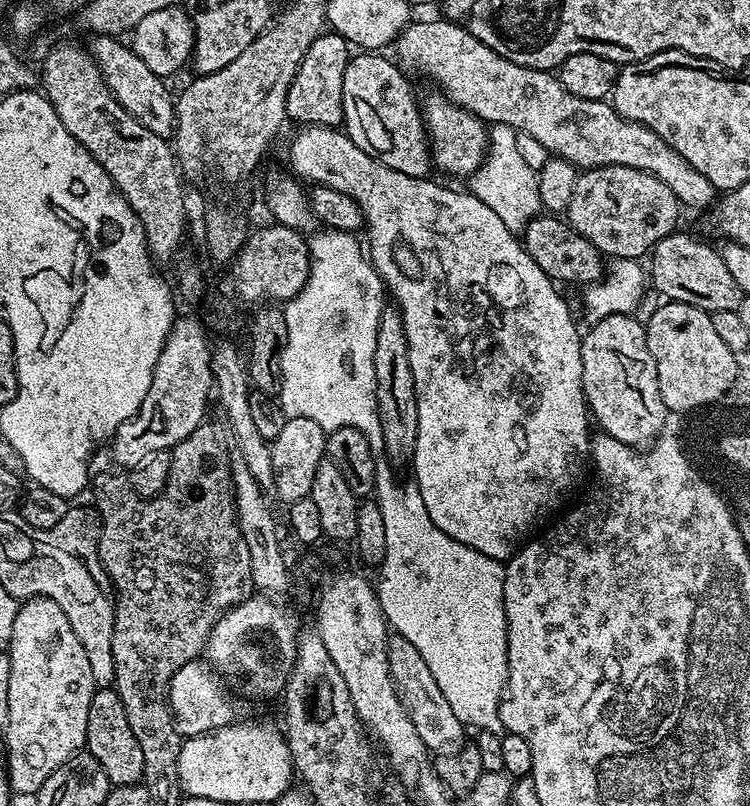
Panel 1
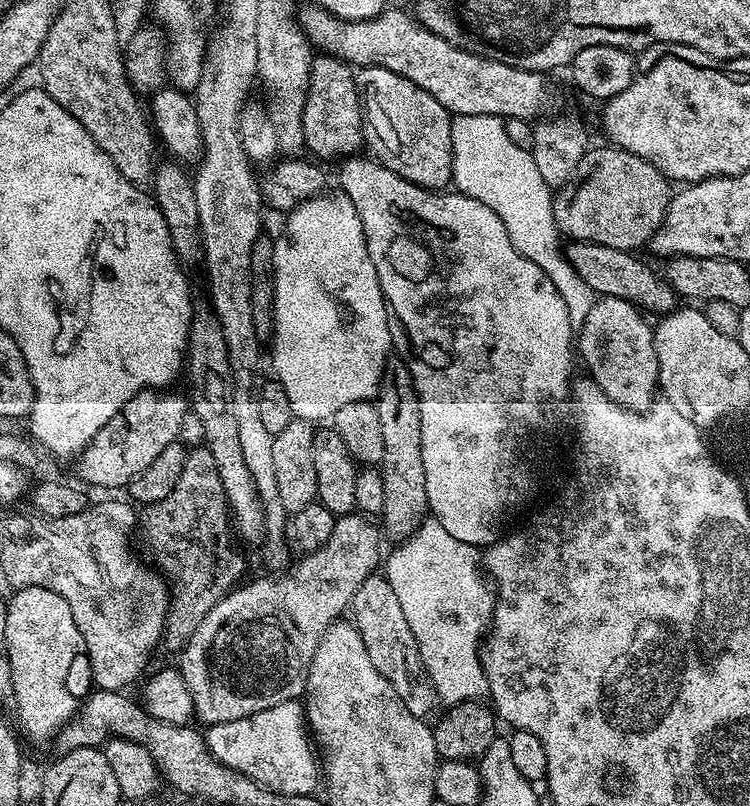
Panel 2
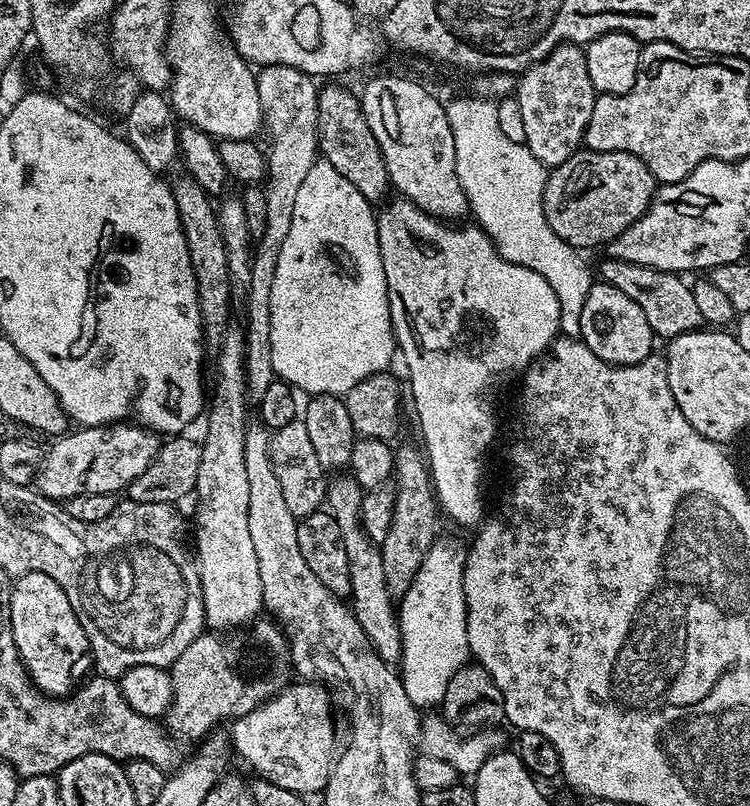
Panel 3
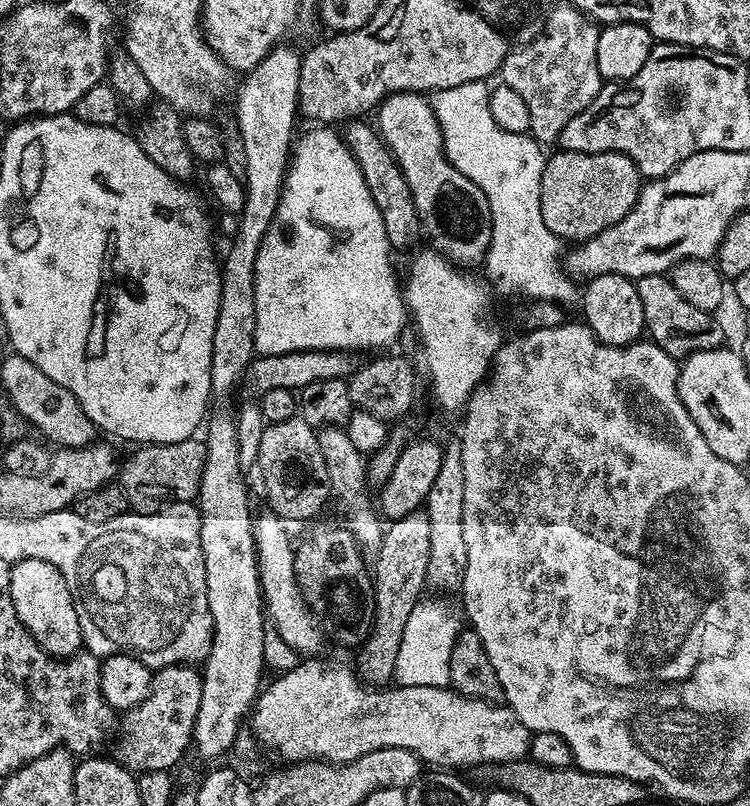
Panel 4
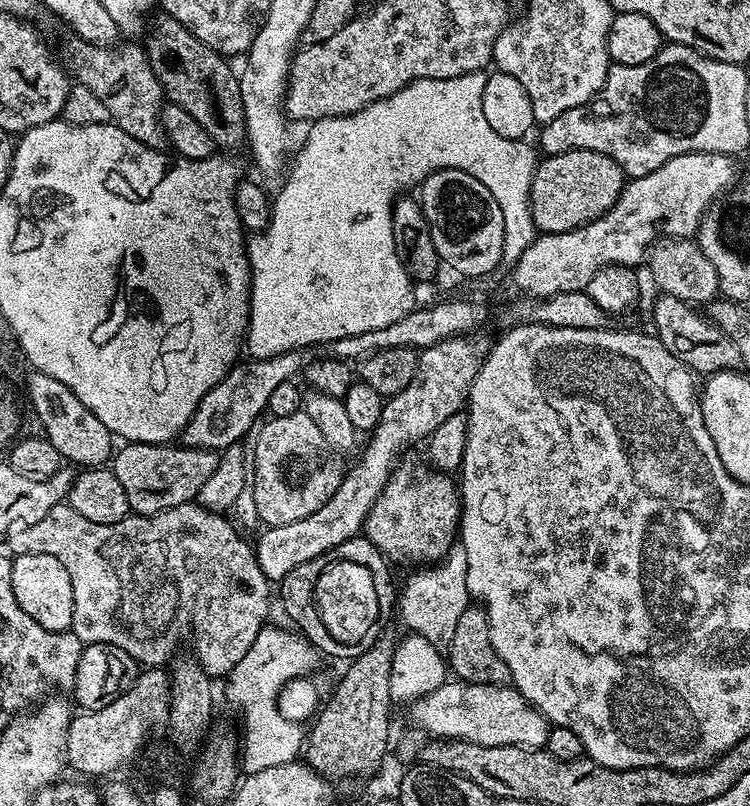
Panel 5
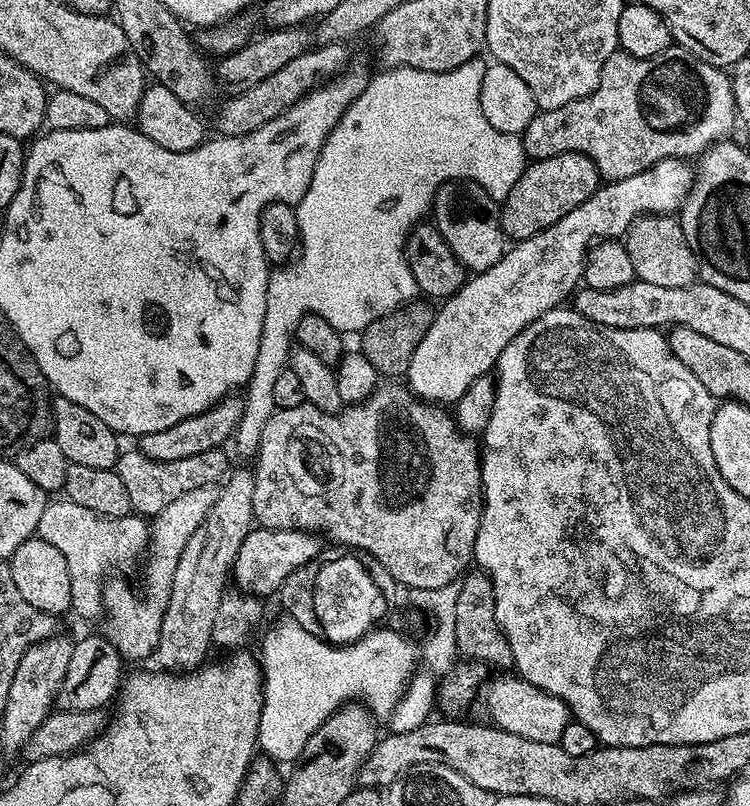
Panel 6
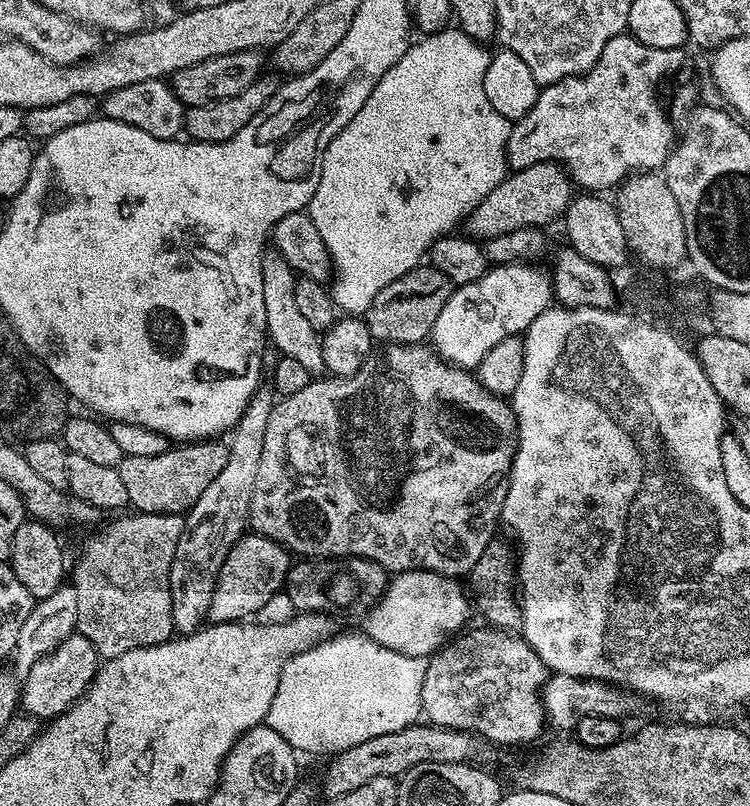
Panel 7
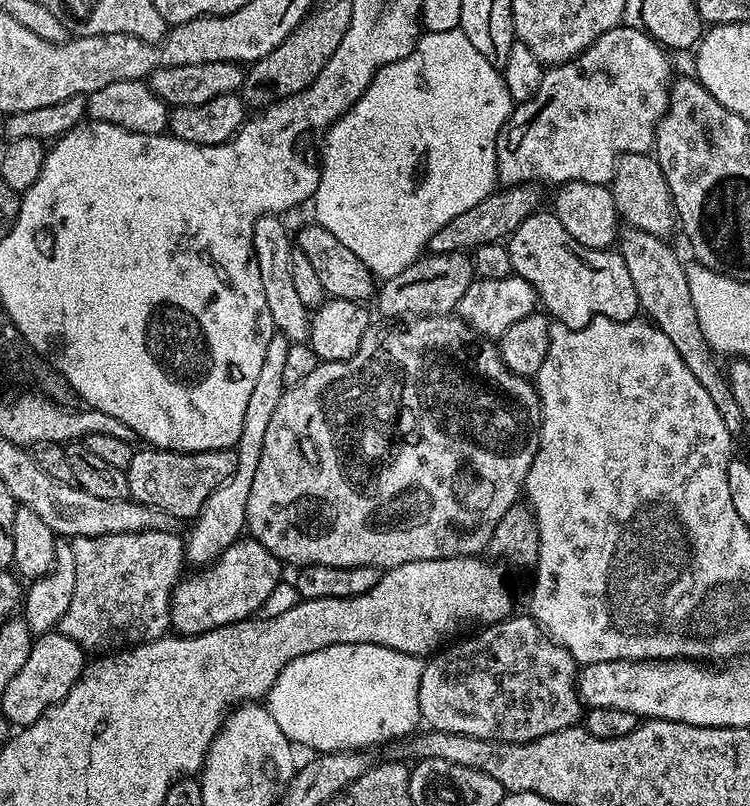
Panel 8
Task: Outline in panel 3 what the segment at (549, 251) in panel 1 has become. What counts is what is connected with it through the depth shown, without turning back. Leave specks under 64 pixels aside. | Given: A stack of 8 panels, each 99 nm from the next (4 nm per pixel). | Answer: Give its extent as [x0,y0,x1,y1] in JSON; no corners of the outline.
[598,258,705,338]

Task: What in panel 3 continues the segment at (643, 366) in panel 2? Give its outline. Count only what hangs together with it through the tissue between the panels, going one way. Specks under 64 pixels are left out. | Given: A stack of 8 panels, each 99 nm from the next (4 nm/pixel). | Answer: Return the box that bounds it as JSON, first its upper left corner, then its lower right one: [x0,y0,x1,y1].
[579,280,656,365]

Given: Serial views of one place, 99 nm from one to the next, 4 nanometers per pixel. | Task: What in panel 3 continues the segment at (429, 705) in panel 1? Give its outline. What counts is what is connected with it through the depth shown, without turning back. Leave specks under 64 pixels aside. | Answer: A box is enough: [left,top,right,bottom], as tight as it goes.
[326,474,402,665]

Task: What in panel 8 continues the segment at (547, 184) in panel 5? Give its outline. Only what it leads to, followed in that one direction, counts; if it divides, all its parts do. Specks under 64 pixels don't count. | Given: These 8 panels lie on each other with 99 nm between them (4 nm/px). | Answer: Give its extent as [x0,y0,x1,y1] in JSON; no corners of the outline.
[427,183,541,254]

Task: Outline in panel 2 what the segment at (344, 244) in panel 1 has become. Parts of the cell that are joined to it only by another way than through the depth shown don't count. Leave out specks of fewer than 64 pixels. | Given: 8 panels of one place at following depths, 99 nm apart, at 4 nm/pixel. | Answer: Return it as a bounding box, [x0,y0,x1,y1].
[270,190,394,421]

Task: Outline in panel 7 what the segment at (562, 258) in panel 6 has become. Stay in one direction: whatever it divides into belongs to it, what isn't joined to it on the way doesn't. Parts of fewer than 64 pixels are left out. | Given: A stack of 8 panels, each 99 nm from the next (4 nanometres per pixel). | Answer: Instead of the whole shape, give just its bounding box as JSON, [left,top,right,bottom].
[430,262,553,370]

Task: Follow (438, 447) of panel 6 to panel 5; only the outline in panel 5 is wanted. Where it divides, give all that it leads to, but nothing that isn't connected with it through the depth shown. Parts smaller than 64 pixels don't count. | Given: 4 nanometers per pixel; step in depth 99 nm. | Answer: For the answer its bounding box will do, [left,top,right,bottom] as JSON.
[250,410,462,565]

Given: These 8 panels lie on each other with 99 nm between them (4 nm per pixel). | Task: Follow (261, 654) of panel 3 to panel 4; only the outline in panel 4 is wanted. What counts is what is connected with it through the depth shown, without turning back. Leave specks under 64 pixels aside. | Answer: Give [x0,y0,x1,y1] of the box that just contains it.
[114,664,202,774]

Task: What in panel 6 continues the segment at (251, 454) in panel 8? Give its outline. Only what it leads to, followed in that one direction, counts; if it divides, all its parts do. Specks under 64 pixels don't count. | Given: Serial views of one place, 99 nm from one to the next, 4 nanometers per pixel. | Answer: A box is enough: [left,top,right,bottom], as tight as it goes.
[154,468,254,674]

